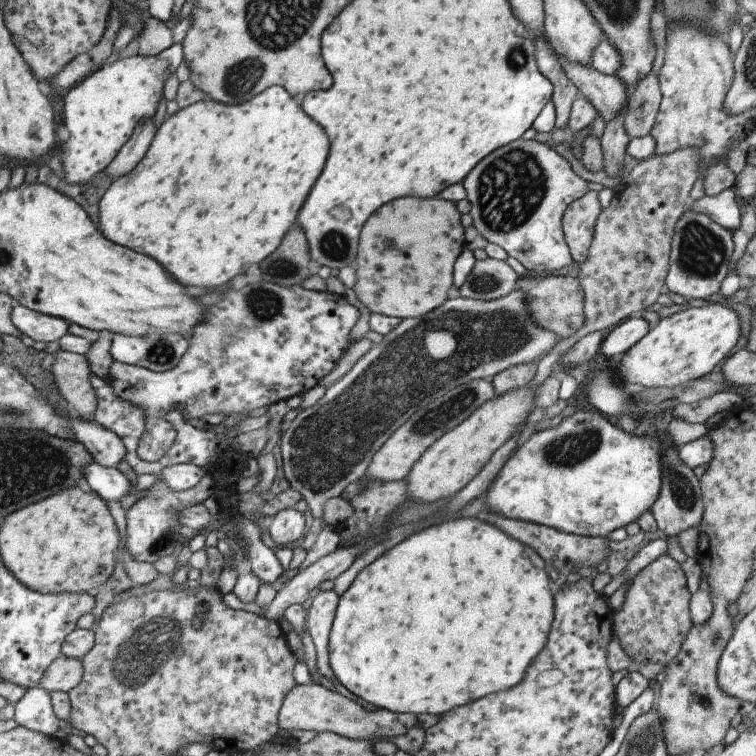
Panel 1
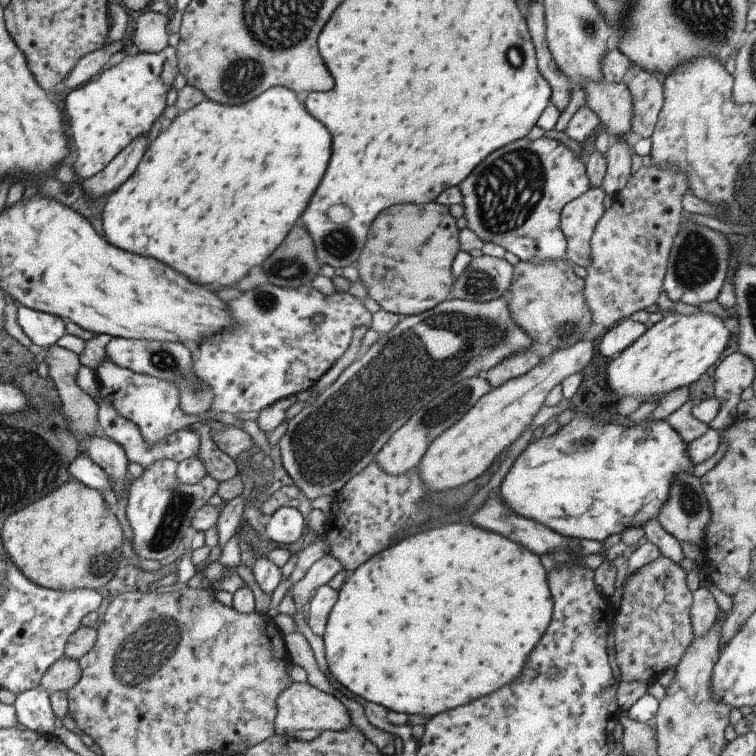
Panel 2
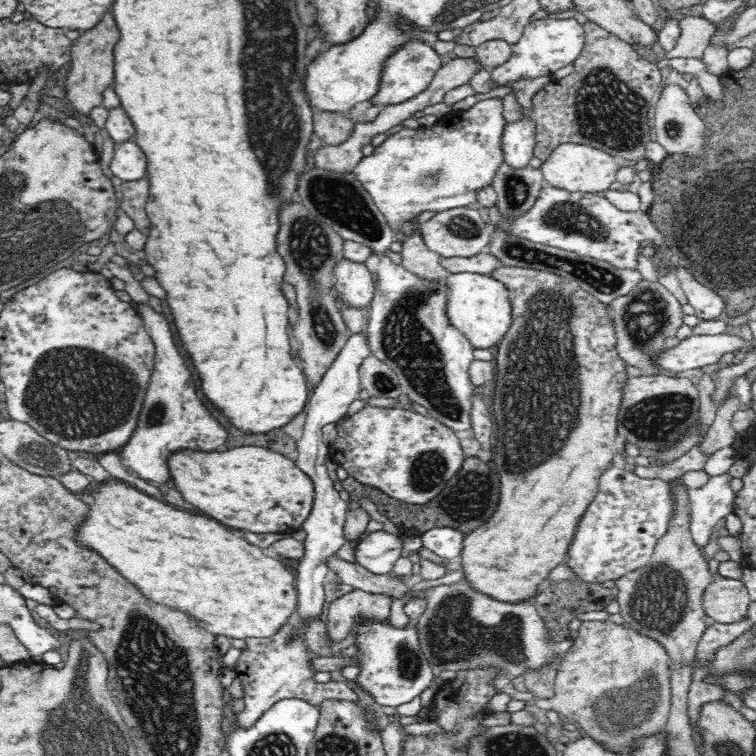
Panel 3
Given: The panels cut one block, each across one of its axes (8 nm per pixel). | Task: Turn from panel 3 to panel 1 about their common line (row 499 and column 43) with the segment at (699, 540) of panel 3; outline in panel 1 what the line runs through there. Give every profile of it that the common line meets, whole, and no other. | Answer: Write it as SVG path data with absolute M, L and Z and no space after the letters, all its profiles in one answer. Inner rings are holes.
M40 686L27 689L24 696L13 705L15 721L28 730L50 737L60 728L60 720L54 712L50 693Z

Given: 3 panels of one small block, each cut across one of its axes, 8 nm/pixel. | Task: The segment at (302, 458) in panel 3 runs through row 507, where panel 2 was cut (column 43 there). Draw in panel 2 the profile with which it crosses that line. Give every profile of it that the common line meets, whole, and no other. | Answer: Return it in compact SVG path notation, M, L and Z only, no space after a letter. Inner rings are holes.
M17 305L16 320L26 336L38 346L50 347L67 334L61 317L24 305Z

